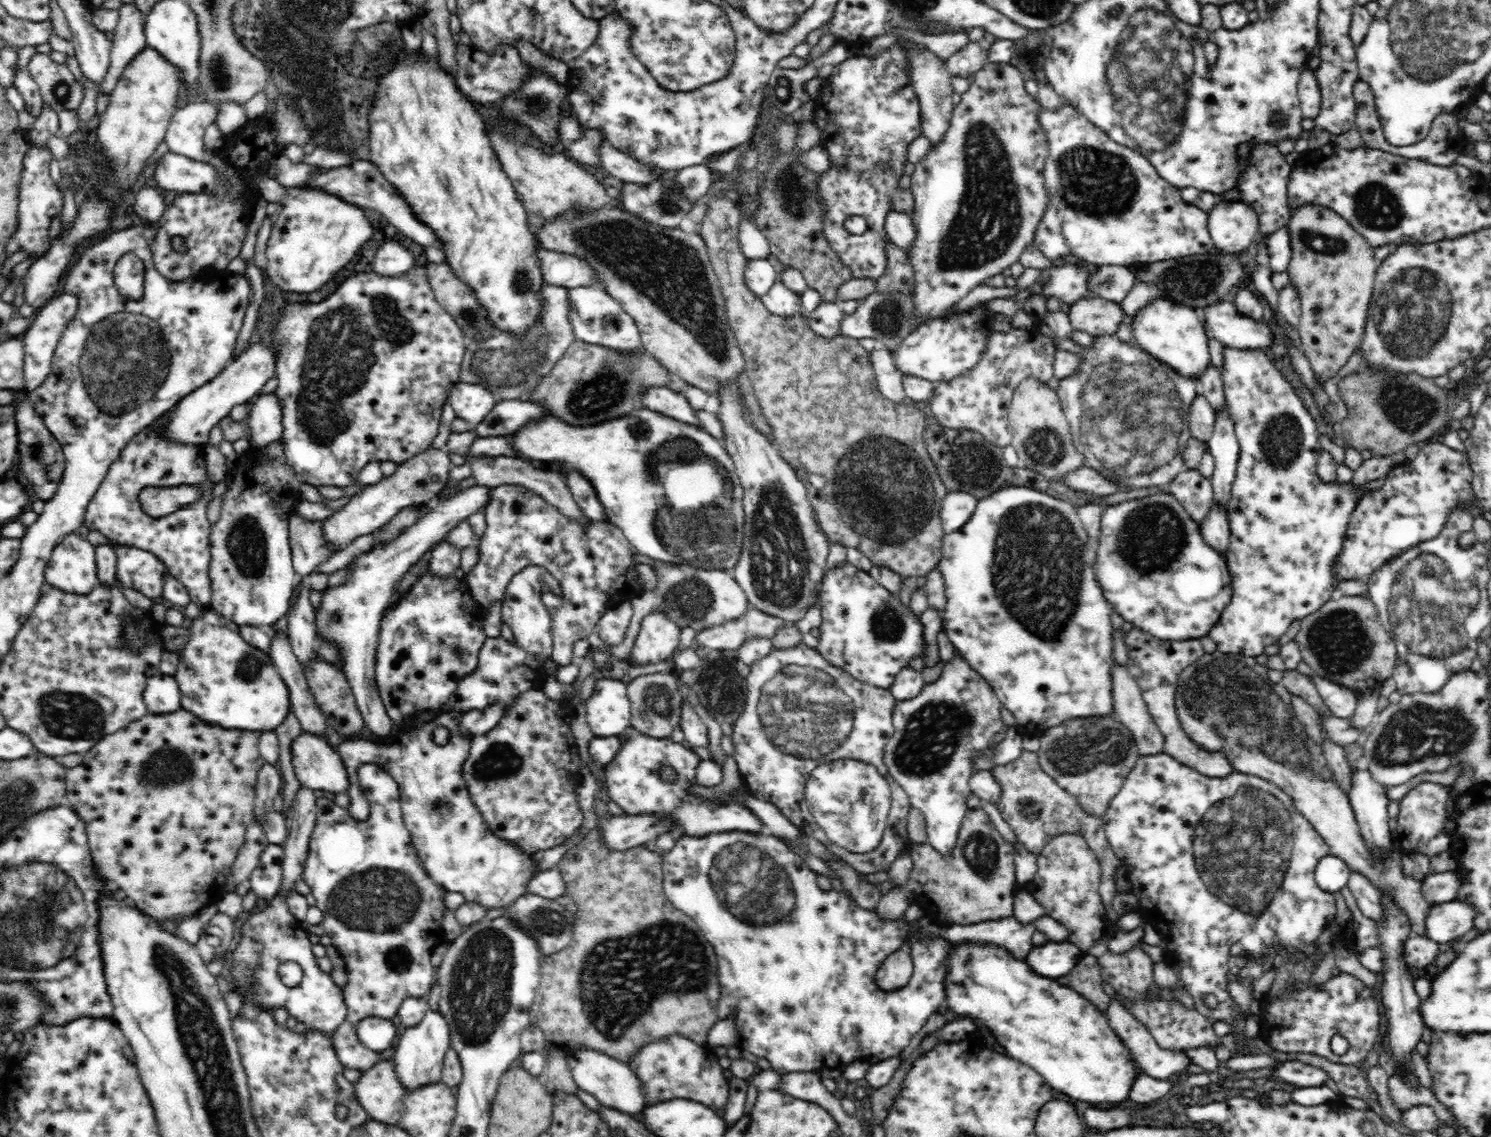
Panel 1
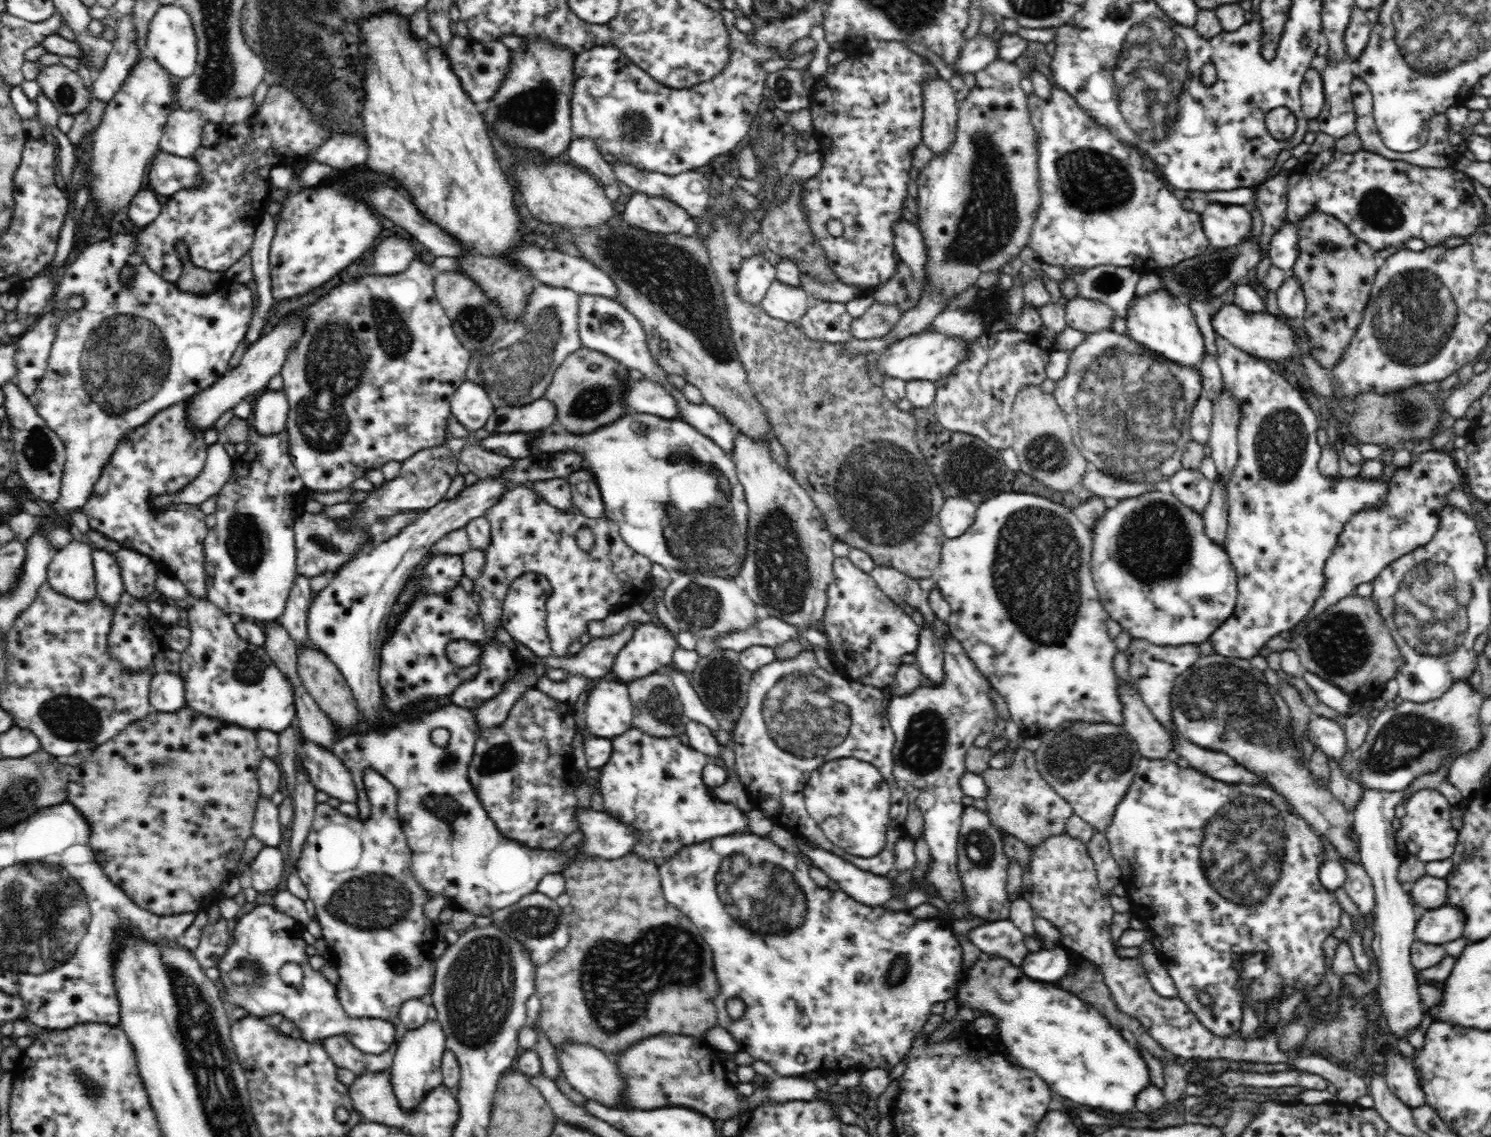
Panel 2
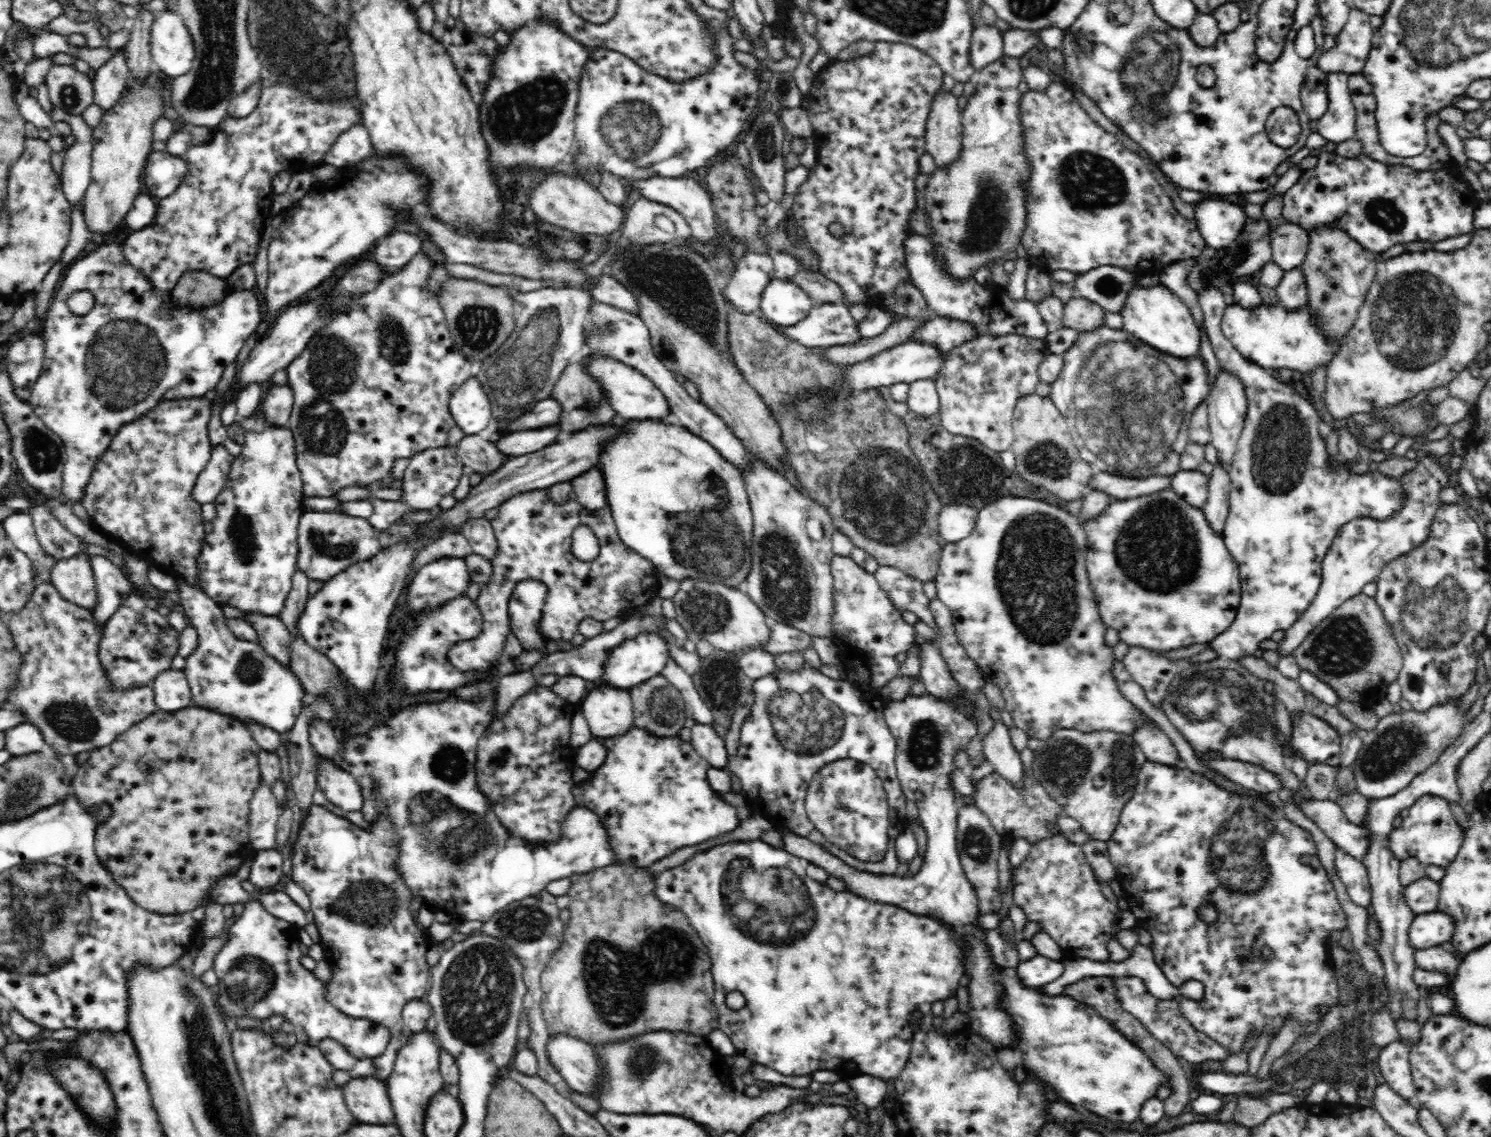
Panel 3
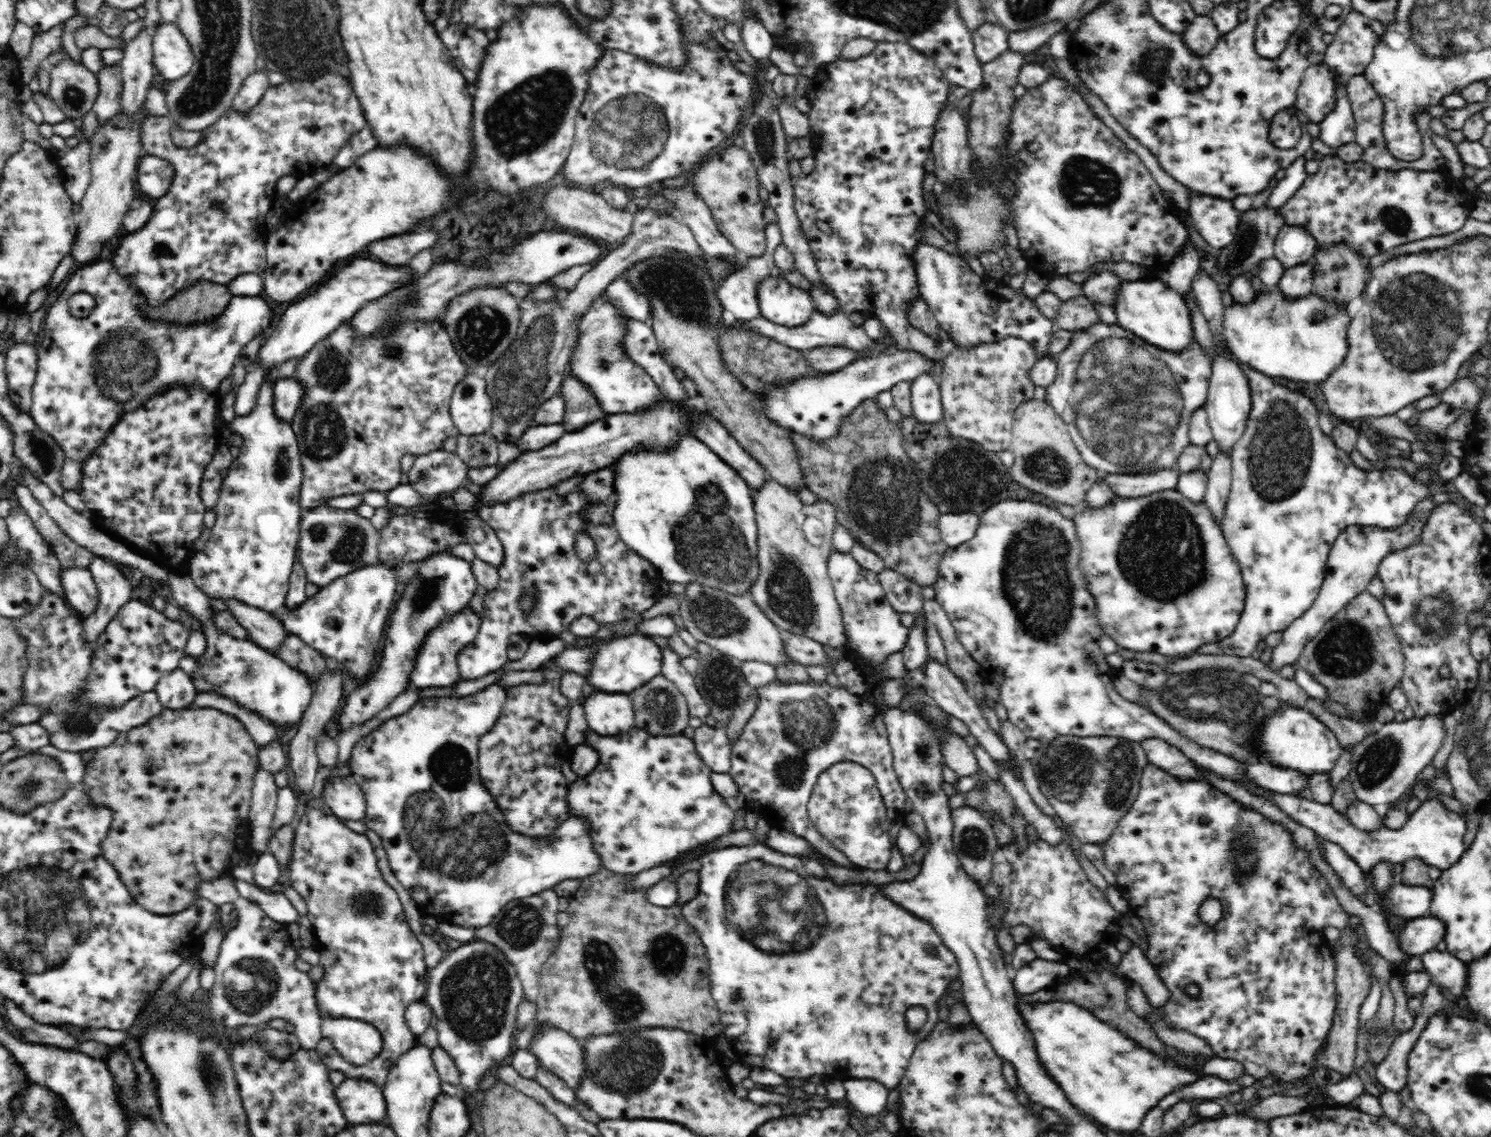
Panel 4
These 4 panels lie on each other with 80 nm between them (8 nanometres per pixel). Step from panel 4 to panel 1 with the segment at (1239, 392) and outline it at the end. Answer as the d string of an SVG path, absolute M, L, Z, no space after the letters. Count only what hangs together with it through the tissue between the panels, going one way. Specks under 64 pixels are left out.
M1226 406L1215 414L1215 425L1207 447L1215 461L1213 474L1210 478L1214 503L1224 507L1227 512L1231 486L1235 479L1239 460L1239 444L1235 435L1234 423L1232 418L1228 416Z

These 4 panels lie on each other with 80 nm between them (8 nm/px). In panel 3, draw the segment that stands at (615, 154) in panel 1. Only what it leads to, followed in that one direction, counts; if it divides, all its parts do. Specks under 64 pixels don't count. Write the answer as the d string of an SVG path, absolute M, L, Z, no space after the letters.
M684 175L676 178L654 176L654 178L646 178L646 180L632 180L628 185L634 188L634 192L638 192L634 195L646 197L676 209L687 220L691 228L691 236L696 242L708 244L709 241L714 241L714 243L719 241L716 234L718 230L716 229L716 221L714 221L713 202L702 181L696 181Z

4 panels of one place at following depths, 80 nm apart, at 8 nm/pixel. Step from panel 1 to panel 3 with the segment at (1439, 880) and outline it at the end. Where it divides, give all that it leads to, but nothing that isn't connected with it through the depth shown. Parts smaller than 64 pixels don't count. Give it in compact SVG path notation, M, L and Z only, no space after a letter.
M1424 877L1405 886L1403 897L1411 912L1420 915L1437 910L1439 894L1439 882Z

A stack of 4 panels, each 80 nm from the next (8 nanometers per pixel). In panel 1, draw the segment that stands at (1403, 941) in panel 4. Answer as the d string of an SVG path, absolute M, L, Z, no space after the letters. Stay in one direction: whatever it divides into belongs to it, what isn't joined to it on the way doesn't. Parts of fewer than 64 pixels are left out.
M1459 900L1430 907L1424 927L1426 936L1442 946L1451 945L1474 928L1475 908Z

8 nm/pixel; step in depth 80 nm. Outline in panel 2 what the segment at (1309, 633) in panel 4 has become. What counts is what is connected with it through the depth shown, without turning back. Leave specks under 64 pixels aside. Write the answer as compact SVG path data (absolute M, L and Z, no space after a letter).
M1436 450L1418 454L1418 460L1412 466L1400 468L1388 482L1386 502L1376 508L1364 508L1344 525L1338 544L1324 565L1324 592L1311 611L1295 626L1294 637L1306 622L1320 616L1320 612L1324 612L1329 605L1355 595L1356 587L1360 584L1373 582L1390 562L1412 552L1414 548L1428 544L1438 530L1440 515L1448 504L1446 494L1452 488L1461 490L1464 479L1466 475L1458 470L1452 456Z

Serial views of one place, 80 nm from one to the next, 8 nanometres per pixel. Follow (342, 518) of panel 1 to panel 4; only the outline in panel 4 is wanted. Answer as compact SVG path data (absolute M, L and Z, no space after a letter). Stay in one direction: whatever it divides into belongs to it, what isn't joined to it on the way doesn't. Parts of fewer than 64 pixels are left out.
M437 449L424 455L415 456L413 465L407 472L408 484L422 496L436 499L434 504L429 505L430 507L435 507L438 496L442 492L451 492L459 488L460 484L466 480L469 469L469 466L455 453Z

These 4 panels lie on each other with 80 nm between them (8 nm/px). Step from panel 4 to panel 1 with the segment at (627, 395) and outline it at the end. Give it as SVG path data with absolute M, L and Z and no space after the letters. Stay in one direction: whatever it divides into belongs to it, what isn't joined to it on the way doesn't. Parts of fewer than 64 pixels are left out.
M667 387L655 388L643 395L642 401L646 403L646 408L654 412L679 420L681 423L702 428L702 421L699 420L698 413L682 393L674 392Z

